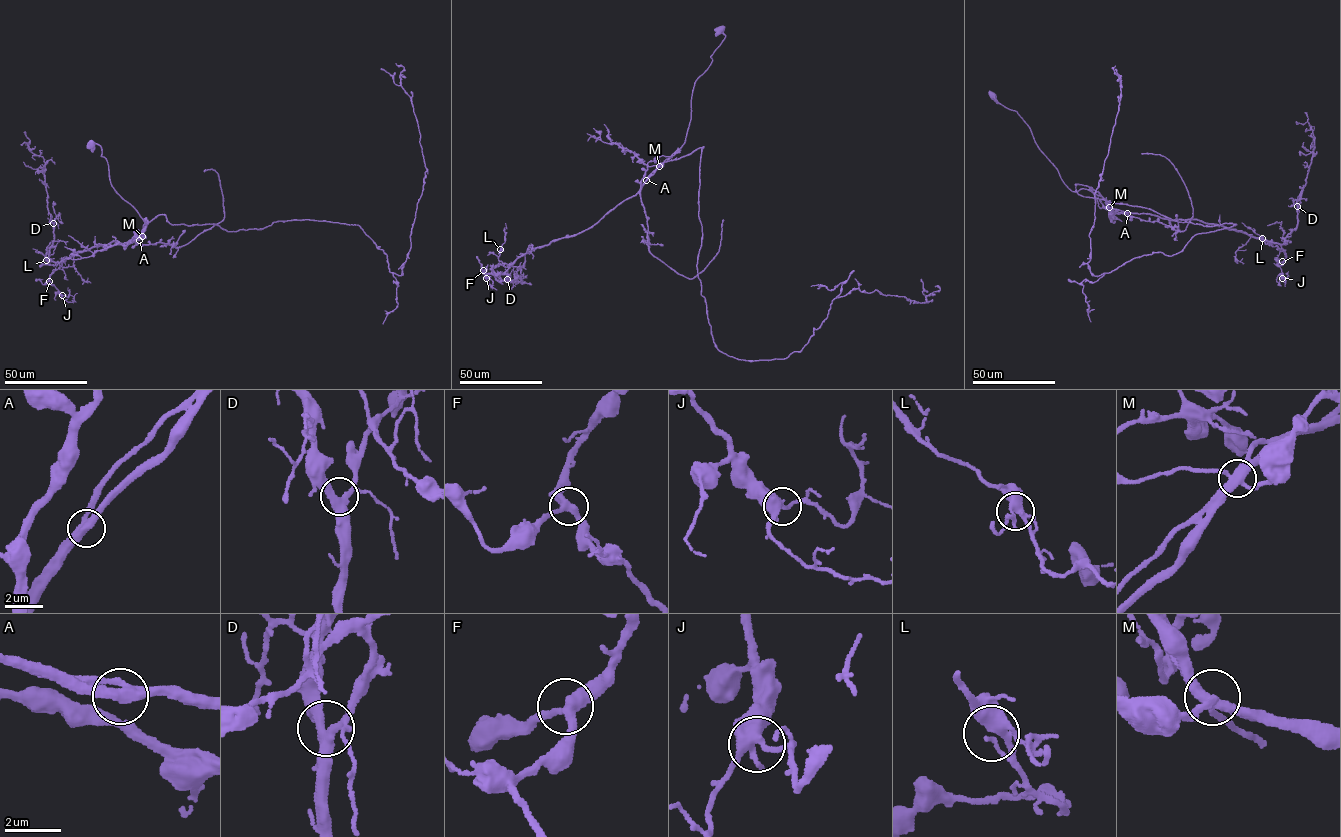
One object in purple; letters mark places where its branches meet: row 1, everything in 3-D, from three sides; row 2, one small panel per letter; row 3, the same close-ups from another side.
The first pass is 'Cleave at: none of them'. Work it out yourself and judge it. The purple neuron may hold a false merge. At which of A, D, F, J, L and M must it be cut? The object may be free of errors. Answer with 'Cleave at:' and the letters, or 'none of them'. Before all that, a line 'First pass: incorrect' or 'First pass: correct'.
First pass: incorrect
Cleave at: M

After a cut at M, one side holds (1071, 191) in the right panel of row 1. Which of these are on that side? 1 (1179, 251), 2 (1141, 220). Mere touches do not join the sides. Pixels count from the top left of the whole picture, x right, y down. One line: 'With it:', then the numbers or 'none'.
With it: 1

